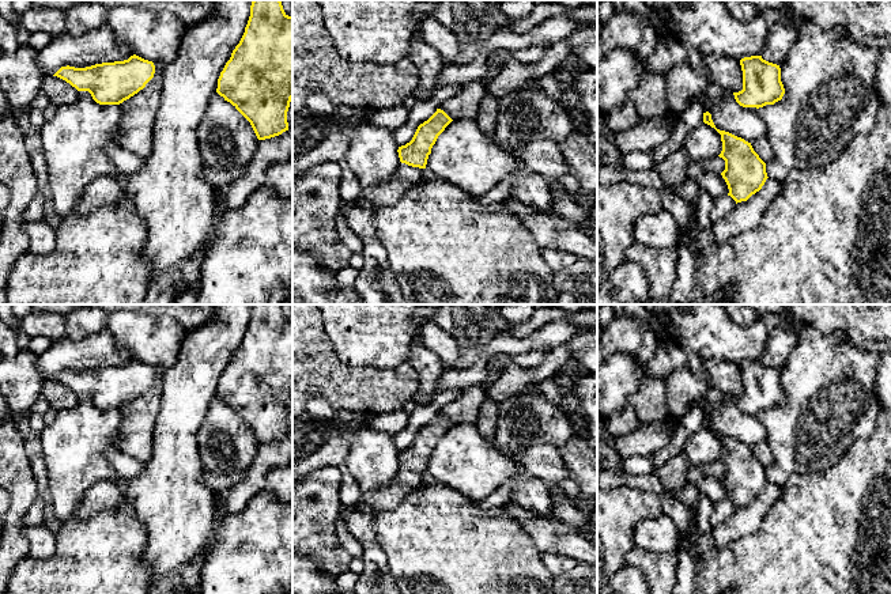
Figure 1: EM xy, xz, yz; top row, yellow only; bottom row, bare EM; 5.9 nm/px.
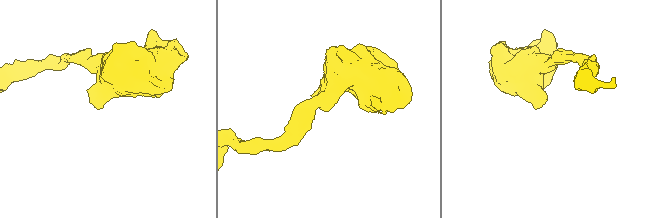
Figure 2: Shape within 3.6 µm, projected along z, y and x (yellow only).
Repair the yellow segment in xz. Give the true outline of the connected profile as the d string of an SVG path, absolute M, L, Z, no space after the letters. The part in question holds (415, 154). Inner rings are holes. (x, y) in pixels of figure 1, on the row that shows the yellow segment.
M441 109L423 124L420 124L409 143L399 147L401 163L412 167L426 169L428 155L438 136L453 120Z

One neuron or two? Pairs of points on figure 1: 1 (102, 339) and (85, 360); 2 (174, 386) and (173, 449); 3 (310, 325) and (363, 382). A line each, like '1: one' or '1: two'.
1: one
2: one
3: one

